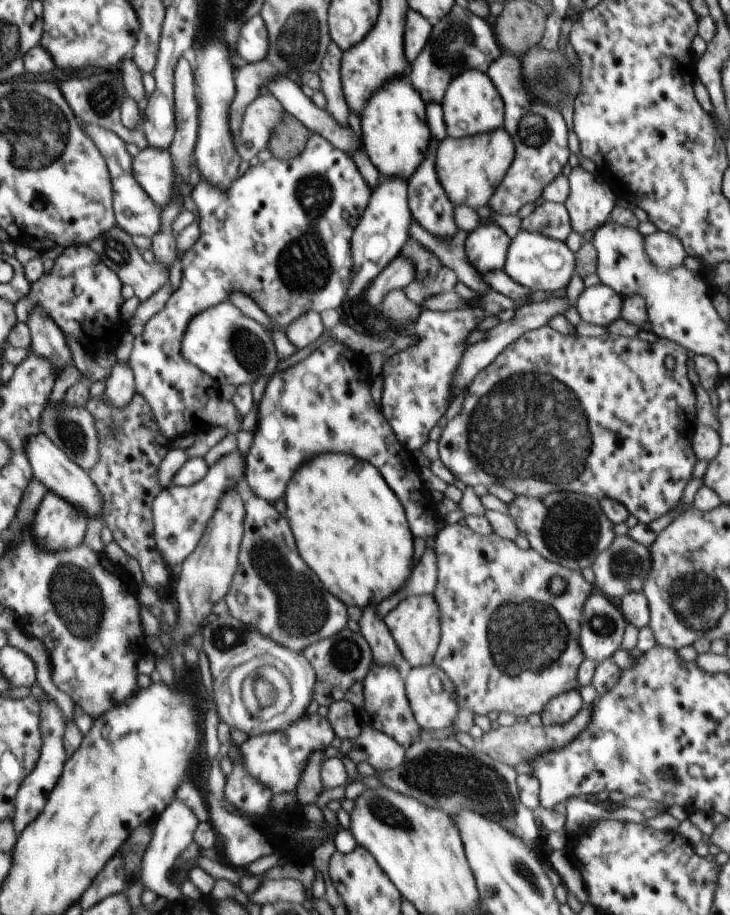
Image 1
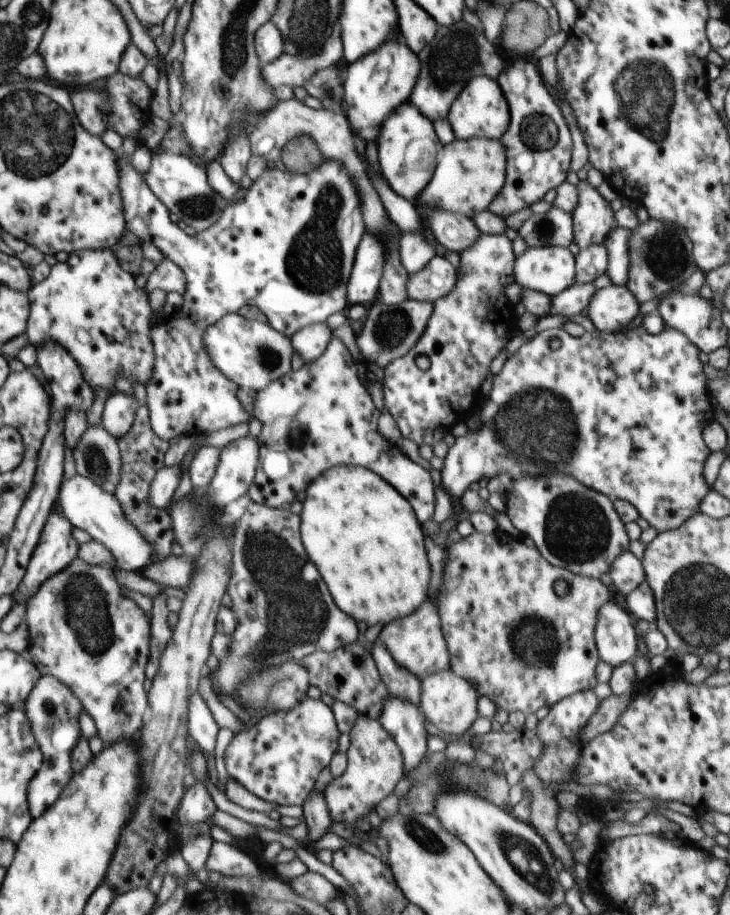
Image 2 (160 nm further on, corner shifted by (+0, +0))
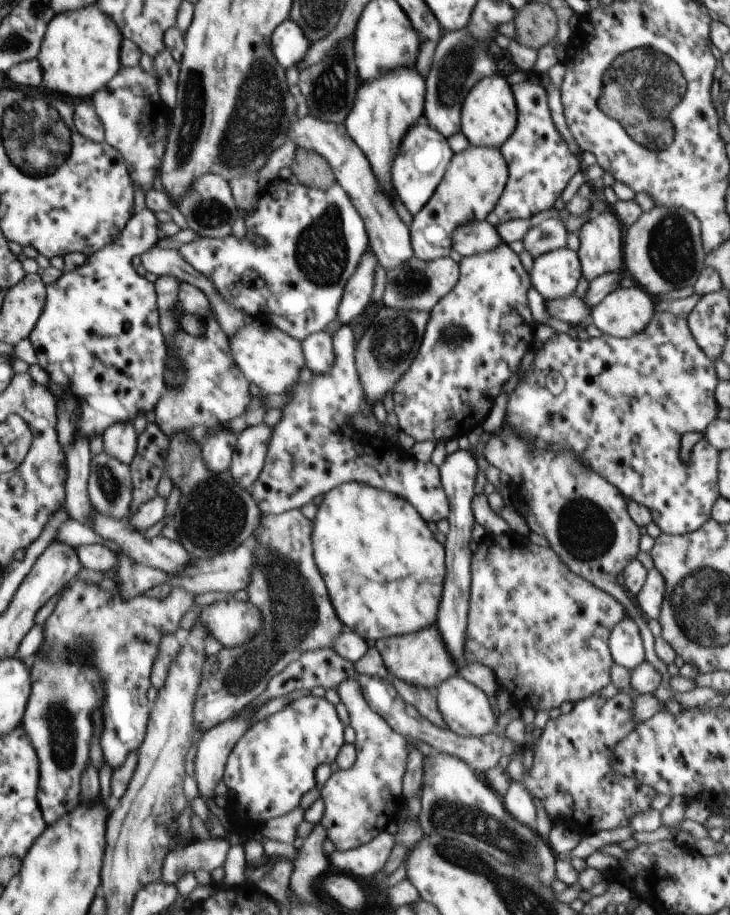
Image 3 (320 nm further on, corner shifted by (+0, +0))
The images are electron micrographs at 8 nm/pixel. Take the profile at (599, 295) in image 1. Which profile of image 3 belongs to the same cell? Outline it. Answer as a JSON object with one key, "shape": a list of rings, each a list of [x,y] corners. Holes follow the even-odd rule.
{"shape":[[[619,287],[591,310],[591,321],[604,335],[631,338],[643,332],[655,314],[656,299],[641,287]]]}

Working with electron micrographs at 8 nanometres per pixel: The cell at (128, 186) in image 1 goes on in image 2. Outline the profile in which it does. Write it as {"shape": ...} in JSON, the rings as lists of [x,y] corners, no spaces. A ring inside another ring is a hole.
{"shape":[[[121,152],[119,156],[119,166],[121,167],[120,189],[121,197],[124,202],[126,228],[129,228],[142,242],[152,243],[154,246],[157,246],[164,253],[166,259],[170,259],[176,266],[179,266],[183,270],[187,282],[185,293],[182,295],[184,299],[182,309],[174,316],[171,316],[169,320],[158,322],[150,333],[150,338],[153,339],[153,347],[156,351],[156,364],[153,366],[153,377],[146,384],[145,390],[147,392],[146,406],[149,407],[149,417],[153,430],[162,439],[169,442],[172,438],[178,438],[178,436],[184,436],[184,434],[197,436],[199,434],[216,432],[216,430],[228,428],[228,426],[234,426],[241,422],[250,422],[252,416],[244,411],[238,396],[236,396],[236,392],[238,392],[240,387],[234,381],[228,379],[221,370],[218,370],[217,366],[214,366],[212,359],[209,357],[209,352],[204,346],[203,334],[206,334],[206,329],[215,322],[218,322],[222,317],[230,313],[238,313],[239,310],[246,305],[258,307],[260,312],[266,315],[269,325],[278,332],[285,334],[289,339],[305,326],[310,326],[314,323],[326,323],[326,318],[328,318],[330,314],[342,312],[342,310],[346,308],[347,284],[355,261],[356,249],[361,243],[362,237],[367,232],[360,200],[358,200],[358,194],[356,194],[357,188],[353,185],[353,180],[350,178],[349,172],[342,163],[332,159],[324,160],[322,164],[315,167],[308,175],[301,175],[290,170],[284,172],[284,170],[277,168],[274,170],[267,168],[259,180],[255,180],[252,183],[246,197],[241,202],[230,204],[234,195],[242,188],[233,180],[230,180],[229,175],[225,173],[225,169],[219,160],[212,161],[208,166],[205,166],[205,169],[208,171],[209,183],[210,186],[213,186],[215,191],[218,191],[218,194],[222,195],[222,198],[227,202],[227,207],[223,210],[218,222],[214,223],[213,227],[196,233],[194,236],[189,236],[184,233],[176,223],[170,221],[168,207],[150,190],[145,179],[134,169],[131,159],[124,157]]]}

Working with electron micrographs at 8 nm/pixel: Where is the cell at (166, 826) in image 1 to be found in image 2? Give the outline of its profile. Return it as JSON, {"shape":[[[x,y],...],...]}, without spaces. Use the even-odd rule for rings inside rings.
{"shape":[[[196,781],[182,797],[181,809],[178,810],[179,826],[181,828],[183,824],[207,822],[207,818],[217,810],[206,785],[202,781]]]}

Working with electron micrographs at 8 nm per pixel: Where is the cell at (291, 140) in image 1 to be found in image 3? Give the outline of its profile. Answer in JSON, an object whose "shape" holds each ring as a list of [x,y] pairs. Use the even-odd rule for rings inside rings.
{"shape":[[[298,148],[295,162],[288,166],[300,185],[326,191],[337,182],[329,163],[309,149]]]}

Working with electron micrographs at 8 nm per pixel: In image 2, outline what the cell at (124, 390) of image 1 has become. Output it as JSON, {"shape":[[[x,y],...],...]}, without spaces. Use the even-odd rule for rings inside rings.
{"shape":[[[116,392],[104,402],[101,425],[114,437],[121,439],[131,428],[137,408],[137,399],[124,393]]]}

